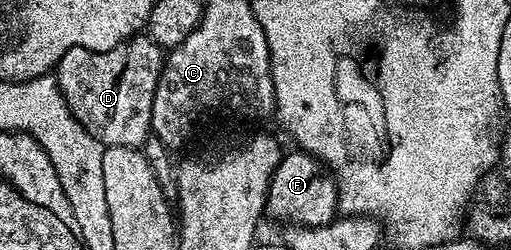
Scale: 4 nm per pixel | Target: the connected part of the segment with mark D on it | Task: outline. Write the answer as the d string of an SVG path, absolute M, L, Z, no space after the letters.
M134 36L120 42L110 50L88 50L87 48L71 48L57 63L55 77L57 87L63 92L75 120L83 124L91 136L101 141L102 146L136 146L144 147L146 138L151 134L153 121L153 101L155 88L161 75L163 65L163 47L148 36Z

